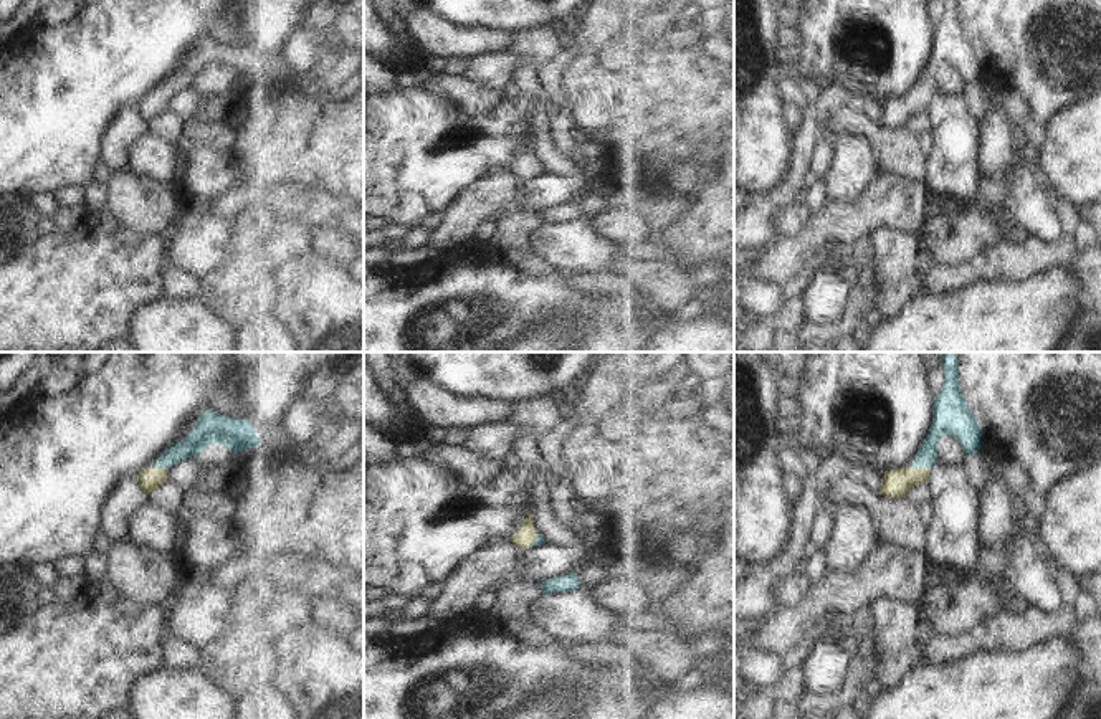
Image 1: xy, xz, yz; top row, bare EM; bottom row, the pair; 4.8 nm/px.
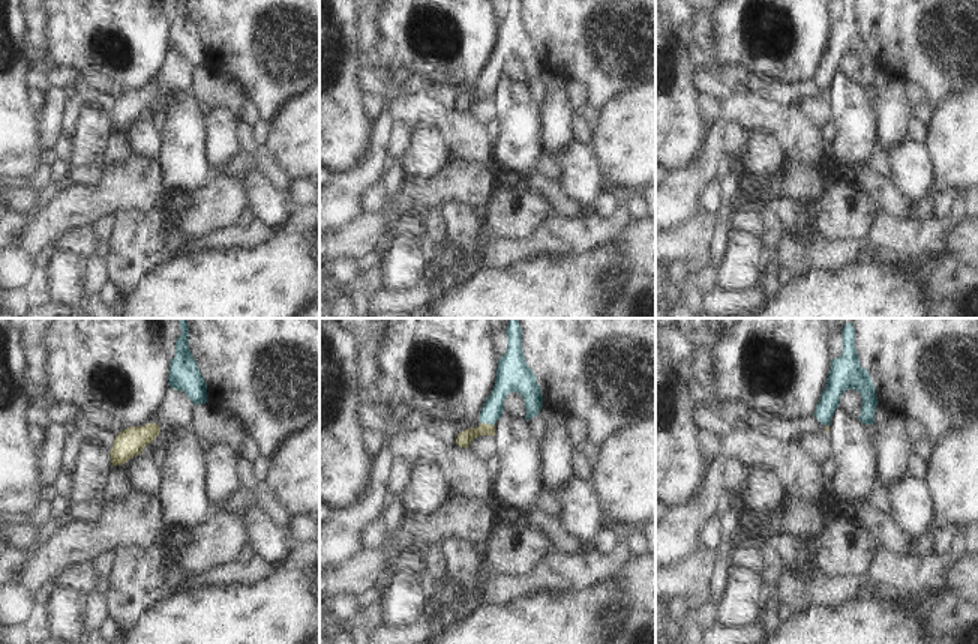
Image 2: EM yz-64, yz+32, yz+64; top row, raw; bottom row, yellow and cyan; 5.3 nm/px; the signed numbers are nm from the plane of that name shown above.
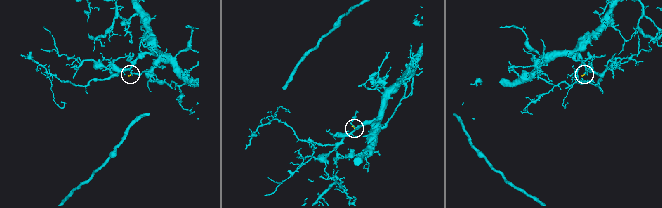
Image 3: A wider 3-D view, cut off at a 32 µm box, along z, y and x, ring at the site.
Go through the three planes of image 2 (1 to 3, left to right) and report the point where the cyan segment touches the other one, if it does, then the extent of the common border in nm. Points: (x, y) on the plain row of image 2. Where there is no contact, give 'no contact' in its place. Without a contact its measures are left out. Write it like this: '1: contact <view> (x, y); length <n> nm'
1: no contact
2: contact yz+32 (488, 87); length 70 nm
3: no contact

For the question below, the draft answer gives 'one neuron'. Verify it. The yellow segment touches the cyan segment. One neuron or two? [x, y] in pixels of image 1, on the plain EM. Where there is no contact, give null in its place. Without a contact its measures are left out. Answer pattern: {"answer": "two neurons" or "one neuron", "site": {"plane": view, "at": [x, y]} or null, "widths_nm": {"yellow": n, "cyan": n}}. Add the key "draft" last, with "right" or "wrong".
{"answer": "one neuron", "site": {"plane": "yz", "at": [919, 98]}, "widths_nm": {"yellow": 140, "cyan": 110}, "draft": "right"}

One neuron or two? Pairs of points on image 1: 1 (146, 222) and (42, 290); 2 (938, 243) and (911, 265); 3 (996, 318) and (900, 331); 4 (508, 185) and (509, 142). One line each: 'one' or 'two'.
1: two
2: two
3: one
4: two

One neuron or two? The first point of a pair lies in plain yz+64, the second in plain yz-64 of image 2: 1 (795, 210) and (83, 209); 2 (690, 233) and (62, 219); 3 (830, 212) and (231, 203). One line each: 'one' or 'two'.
1: two
2: one
3: one

